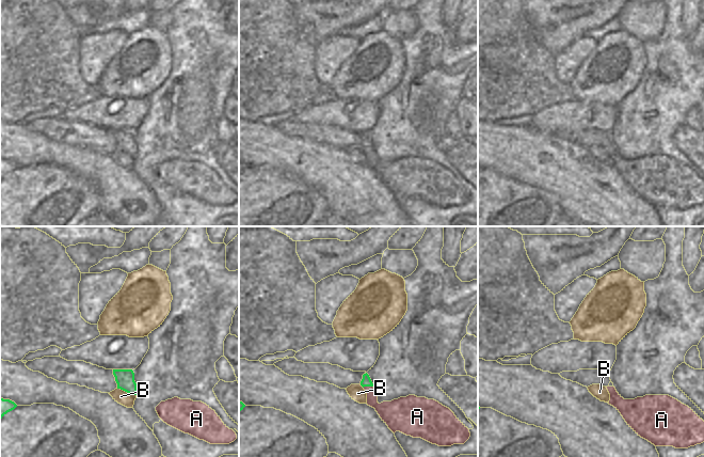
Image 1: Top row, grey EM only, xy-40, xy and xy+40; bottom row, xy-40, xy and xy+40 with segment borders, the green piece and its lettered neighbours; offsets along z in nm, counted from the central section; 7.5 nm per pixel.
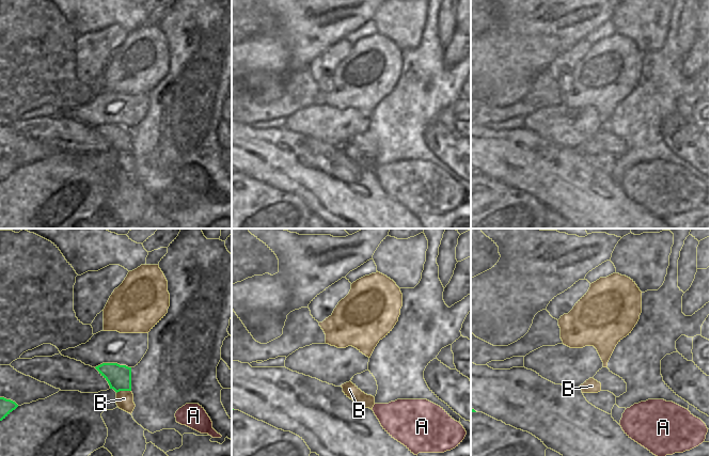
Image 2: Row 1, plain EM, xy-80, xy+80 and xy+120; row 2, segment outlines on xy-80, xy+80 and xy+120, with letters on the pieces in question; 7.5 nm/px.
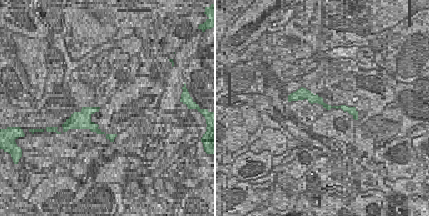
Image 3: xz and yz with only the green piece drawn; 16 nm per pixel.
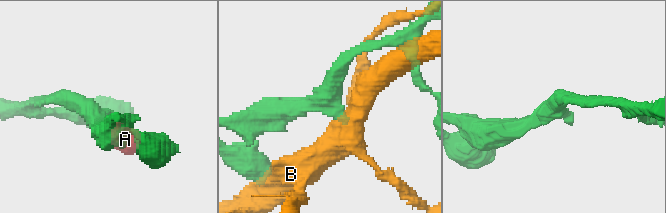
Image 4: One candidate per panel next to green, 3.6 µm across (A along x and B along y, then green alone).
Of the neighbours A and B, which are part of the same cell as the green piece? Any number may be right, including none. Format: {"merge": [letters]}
{"merge": ["A"]}

